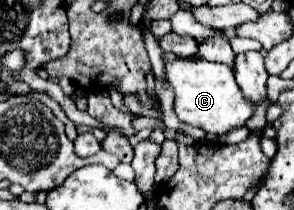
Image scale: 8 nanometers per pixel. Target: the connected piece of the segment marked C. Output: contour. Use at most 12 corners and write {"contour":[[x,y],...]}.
{"contour":[[198,55],[164,67],[182,123],[224,135],[254,105],[228,65]]}

